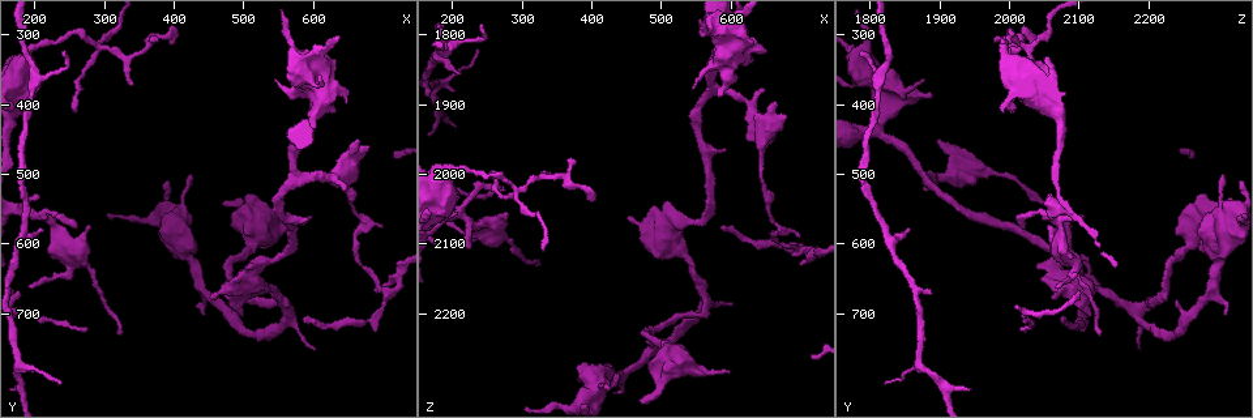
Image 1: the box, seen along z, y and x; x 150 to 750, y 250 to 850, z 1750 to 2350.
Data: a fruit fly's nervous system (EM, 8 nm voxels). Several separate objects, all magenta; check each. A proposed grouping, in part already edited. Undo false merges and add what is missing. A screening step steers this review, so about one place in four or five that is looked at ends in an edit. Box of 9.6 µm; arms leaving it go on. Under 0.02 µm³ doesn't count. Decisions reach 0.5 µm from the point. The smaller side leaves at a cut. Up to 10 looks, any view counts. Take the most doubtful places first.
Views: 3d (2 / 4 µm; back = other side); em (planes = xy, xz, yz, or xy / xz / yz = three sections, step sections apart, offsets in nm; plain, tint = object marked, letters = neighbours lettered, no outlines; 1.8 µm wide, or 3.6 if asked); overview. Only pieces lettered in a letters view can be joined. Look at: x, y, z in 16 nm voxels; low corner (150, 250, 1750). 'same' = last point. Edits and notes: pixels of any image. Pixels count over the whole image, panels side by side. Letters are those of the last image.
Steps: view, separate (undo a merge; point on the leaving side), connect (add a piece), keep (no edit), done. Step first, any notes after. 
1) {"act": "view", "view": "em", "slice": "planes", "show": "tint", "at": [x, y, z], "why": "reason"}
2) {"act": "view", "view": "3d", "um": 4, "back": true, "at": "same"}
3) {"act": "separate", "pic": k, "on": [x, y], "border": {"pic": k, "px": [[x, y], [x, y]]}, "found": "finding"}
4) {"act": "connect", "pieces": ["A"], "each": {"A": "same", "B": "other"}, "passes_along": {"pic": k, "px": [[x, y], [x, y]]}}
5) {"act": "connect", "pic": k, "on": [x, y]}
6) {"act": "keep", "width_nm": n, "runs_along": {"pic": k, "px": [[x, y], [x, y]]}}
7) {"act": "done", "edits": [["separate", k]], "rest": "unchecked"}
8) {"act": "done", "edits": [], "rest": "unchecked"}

{"act": "view", "view": "3d", "um": 4, "at": [210, 580, 1855], "why": "free end"}

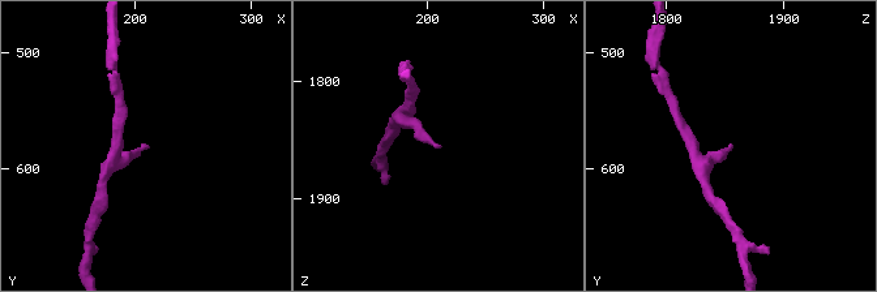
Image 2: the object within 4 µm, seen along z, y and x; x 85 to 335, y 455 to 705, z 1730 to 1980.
{"act": "view", "view": "em", "slice": "planes", "show": "letters", "at": [212, 584, 1858]}

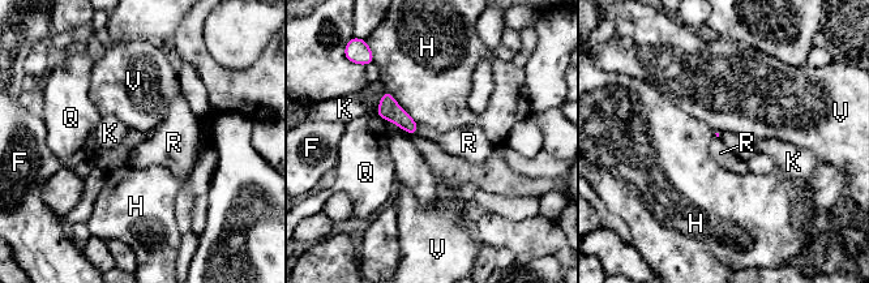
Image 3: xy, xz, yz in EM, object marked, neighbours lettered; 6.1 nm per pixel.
{"act": "keep", "longest_contact_nm": ["H", 300], "each": {"F": "other", "H": "other", "K": "other", "Q": "other", "R": "other", "V": "other"}, "border": {"pic": 3, "px": [[419, 125], [416, 133]]}, "found": "none of them fits"}

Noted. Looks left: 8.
{"act": "view", "view": "3d", "um": 2, "back": true, "at": [565, 700, 2185], "why": "a fork"}

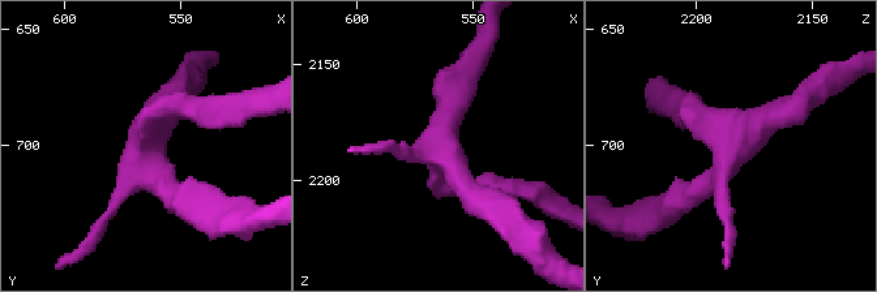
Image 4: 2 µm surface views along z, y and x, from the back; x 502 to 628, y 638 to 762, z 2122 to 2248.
{"act": "view", "view": "em", "slice": "planes", "show": "letters", "at": [566, 695, 2183], "why": "now the EM"}

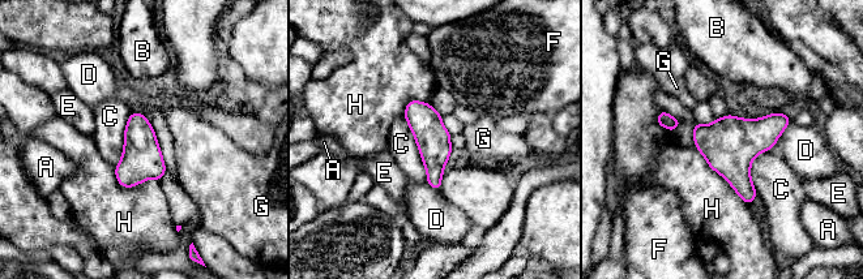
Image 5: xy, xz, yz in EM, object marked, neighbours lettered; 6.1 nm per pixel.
{"act": "keep", "longest_contact_nm": ["H", 480], "each": {"A": "other", "B": "other", "C": "other", "D": "other", "E": "other", "F": "other", "G": "other", "H": "other"}, "runs_along": {"pic": 5, "px": [[413, 103], [434, 141], [436, 185]]}, "found": "continuous, no second cell"}

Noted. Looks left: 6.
{"act": "view", "view": "em", "slice": "yz", "step": 8, "show": "letters", "at": [365, 310, 1980], "why": "thin end"}

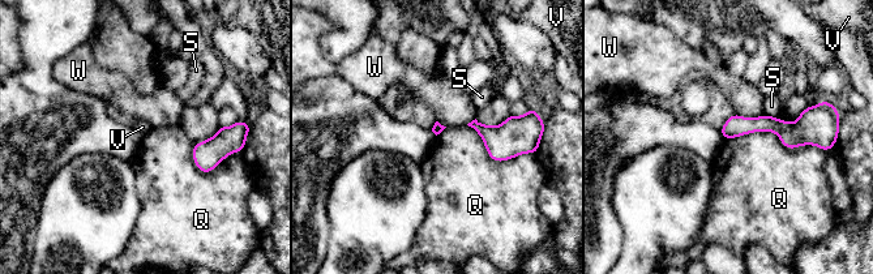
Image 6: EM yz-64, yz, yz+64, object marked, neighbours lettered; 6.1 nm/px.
{"act": "view", "view": "em", "slice": "planes", "show": "letters", "at": "same"}

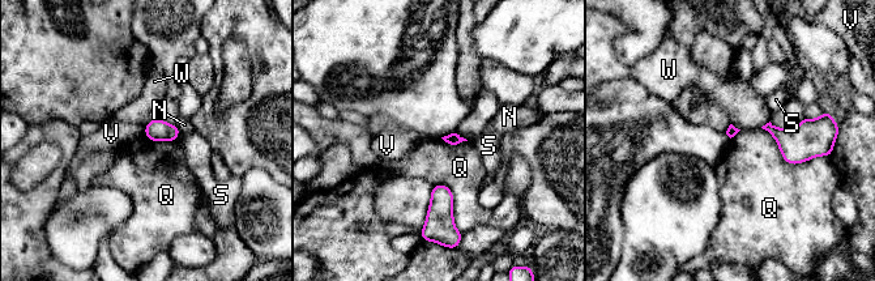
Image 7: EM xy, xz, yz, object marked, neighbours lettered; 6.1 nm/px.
{"act": "keep", "each": {"N": "other", "Q": "other", "S": "other", "V": "other", "W": "other"}, "border": {"pic": 7, "px": [[762, 127], [788, 162], [820, 156]]}, "found": "none of them fits"}

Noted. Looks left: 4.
{"act": "view", "view": "em", "slice": "xy", "step": 16, "show": "tint", "at": [195, 660, 2070], "why": "branch stops here"}

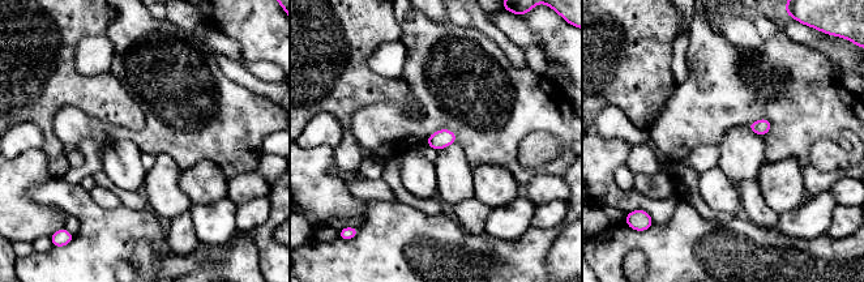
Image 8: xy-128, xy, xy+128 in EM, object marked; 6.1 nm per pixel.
{"act": "view", "view": "em", "slice": "planes", "show": "letters", "at": "same", "why": "cut it another way"}

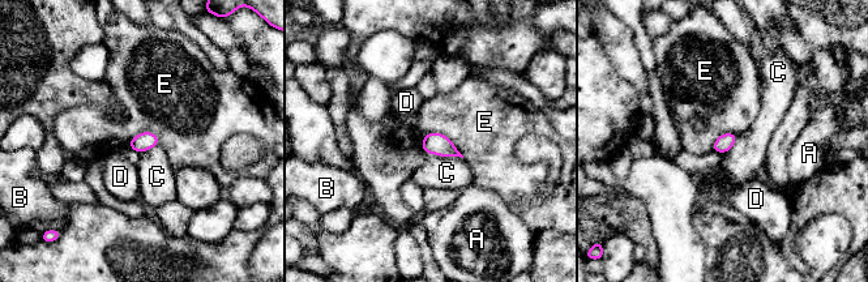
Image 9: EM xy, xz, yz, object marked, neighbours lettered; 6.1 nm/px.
{"act": "keep", "each": {"A": "other", "B": "other", "C": "other", "D": "other", "E": "other"}, "border": {"pic": 9, "px": [[422, 139], [441, 132], [464, 157]]}, "found": "none of them fits"}

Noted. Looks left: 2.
{"act": "done", "edits": [], "rest": "unchecked"}

